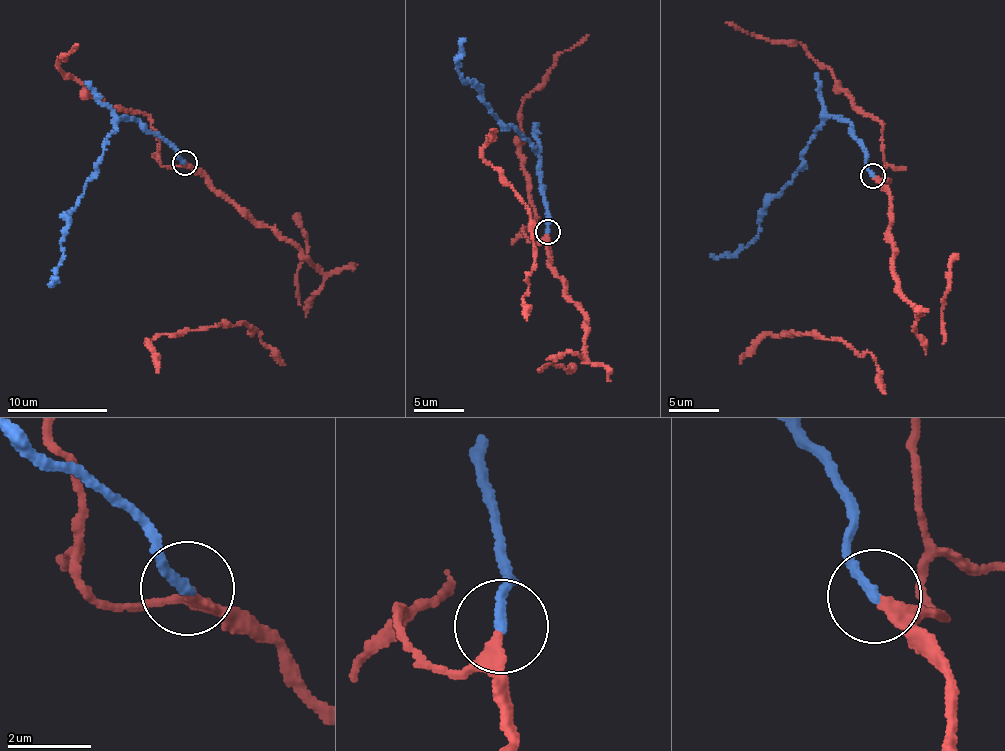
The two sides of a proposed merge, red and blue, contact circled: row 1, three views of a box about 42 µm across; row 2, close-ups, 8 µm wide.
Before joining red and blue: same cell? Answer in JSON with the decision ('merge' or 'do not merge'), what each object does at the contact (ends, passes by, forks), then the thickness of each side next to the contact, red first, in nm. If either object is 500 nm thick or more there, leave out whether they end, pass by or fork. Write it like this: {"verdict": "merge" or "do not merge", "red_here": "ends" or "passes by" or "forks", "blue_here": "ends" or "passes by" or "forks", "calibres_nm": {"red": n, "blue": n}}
{"verdict": "merge", "red_here": "passes by", "blue_here": "ends", "calibres_nm": {"red": 240, "blue": 240}}

